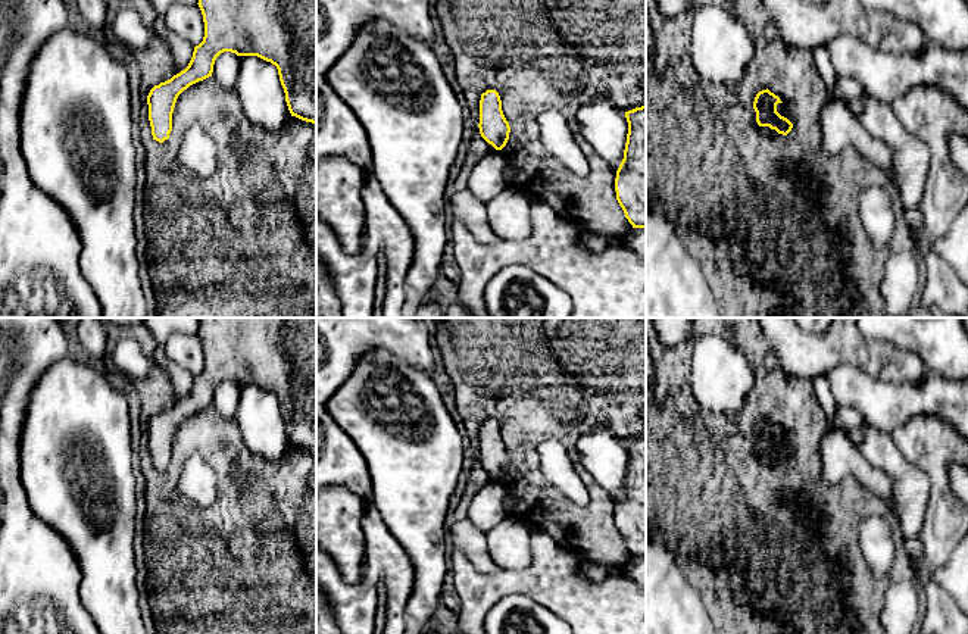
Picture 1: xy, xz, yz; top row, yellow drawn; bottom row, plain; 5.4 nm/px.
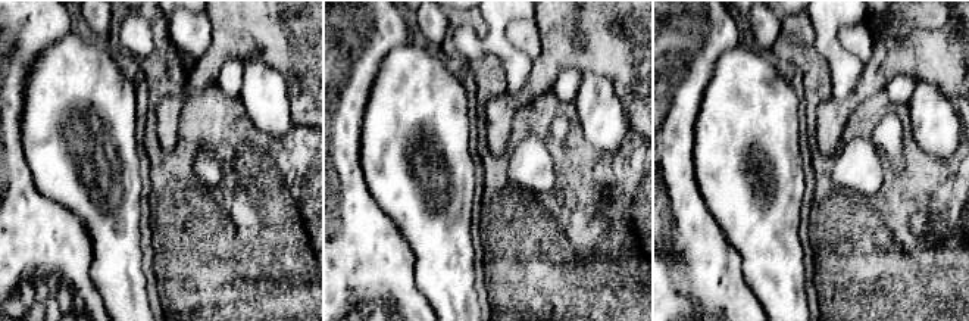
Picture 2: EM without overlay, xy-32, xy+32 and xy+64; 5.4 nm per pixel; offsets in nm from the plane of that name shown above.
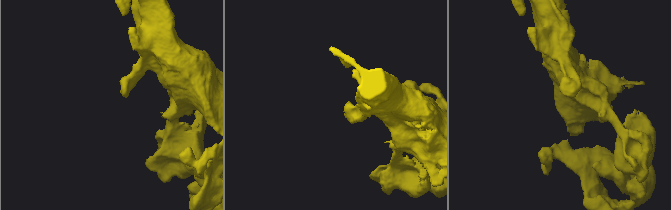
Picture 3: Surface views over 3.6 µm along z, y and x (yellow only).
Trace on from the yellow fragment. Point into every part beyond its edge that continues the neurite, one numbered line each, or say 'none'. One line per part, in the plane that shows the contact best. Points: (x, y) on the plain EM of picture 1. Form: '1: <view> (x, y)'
none

